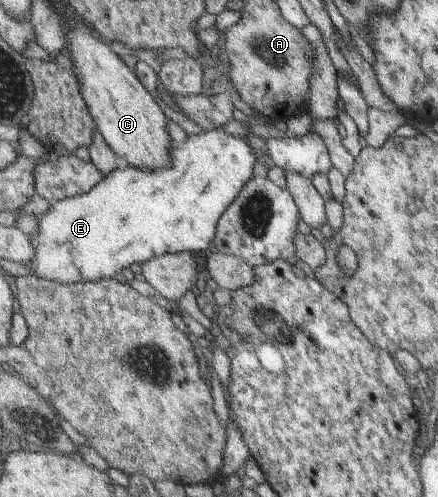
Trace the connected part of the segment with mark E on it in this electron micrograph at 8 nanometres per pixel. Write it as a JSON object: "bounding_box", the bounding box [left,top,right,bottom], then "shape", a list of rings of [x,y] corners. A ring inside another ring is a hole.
{"bounding_box":[25,129,259,285],"shape":[[[215,129],[189,136],[183,144],[174,146],[171,156],[172,166],[163,171],[147,171],[127,166],[124,169],[112,172],[109,177],[103,179],[99,185],[95,185],[87,194],[51,201],[48,211],[38,215],[36,218],[38,231],[29,236],[31,244],[34,246],[34,257],[29,263],[25,264],[26,268],[29,268],[33,275],[42,279],[72,285],[75,283],[96,283],[103,279],[119,277],[120,270],[125,270],[125,268],[131,269],[133,264],[144,264],[147,261],[151,261],[153,257],[160,257],[167,253],[184,253],[185,251],[199,254],[207,253],[207,248],[211,246],[211,242],[214,242],[217,236],[221,216],[239,198],[245,185],[254,177],[255,164],[257,164],[259,155],[256,154],[256,148],[252,146],[248,139],[233,138],[233,136],[225,134],[221,129]]]}

